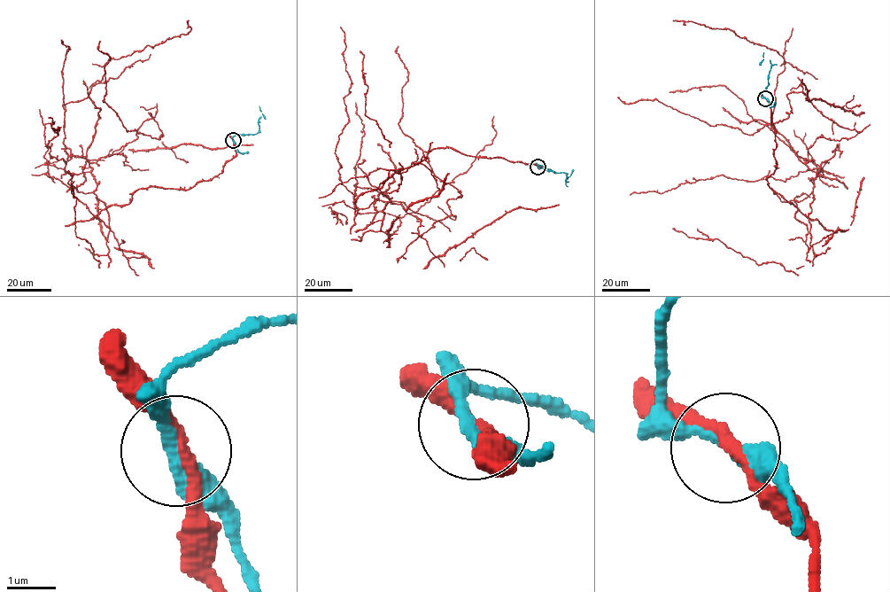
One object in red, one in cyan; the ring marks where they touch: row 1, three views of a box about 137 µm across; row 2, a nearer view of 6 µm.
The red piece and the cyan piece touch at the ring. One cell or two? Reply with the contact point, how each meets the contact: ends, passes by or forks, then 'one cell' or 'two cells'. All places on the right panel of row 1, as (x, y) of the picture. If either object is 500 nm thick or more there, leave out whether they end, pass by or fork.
place (765, 98); red passes by; cyan passes by; two cells

